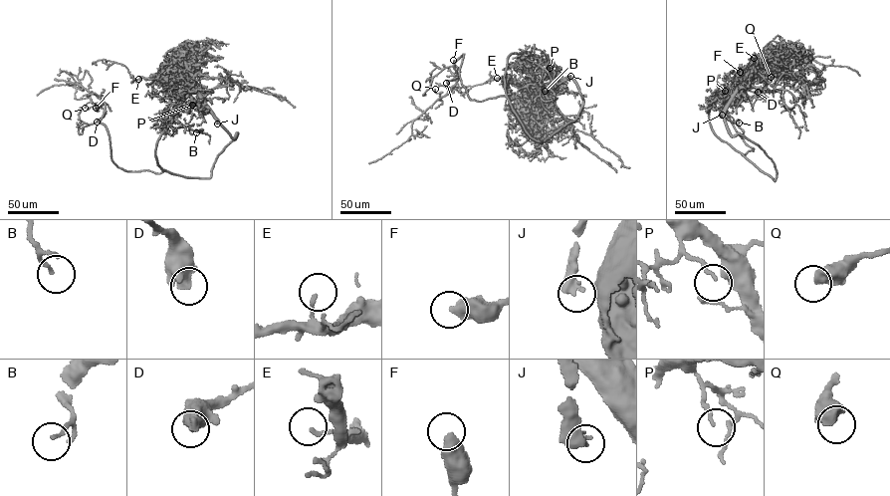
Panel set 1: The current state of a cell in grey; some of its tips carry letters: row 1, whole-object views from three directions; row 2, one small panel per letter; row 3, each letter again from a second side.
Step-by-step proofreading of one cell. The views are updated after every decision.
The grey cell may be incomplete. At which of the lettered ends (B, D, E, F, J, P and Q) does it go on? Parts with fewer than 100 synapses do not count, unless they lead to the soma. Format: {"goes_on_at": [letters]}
{"goes_on_at": ["J"]}

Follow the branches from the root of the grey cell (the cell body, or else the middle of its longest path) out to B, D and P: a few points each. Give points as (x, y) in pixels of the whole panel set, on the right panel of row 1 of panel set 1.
B: (742, 153), (714, 132), (709, 123), (709, 109), (715, 104), (722, 118), (739, 123)
D: (742, 153), (754, 148), (747, 145), (733, 124), (723, 97), (730, 90), (743, 87), (749, 82), (758, 92)
P: (742, 153), (720, 139), (709, 123), (712, 104), (733, 89), (736, 77), (738, 89), (725, 91)

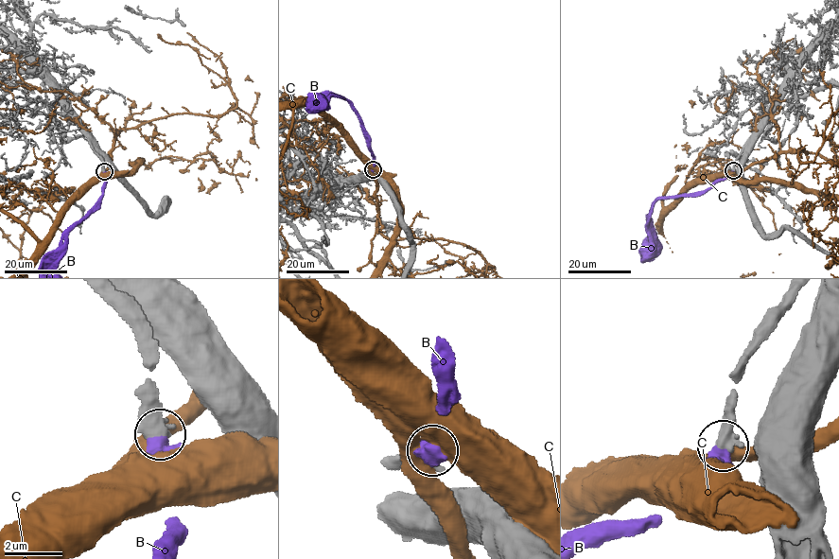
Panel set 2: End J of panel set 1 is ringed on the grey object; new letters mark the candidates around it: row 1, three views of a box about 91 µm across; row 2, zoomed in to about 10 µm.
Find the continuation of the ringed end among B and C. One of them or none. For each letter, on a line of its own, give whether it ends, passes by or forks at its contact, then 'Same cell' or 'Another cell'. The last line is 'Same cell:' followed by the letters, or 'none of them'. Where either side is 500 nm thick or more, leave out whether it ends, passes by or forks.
B: Same cell
C: Another cell
Same cell: B

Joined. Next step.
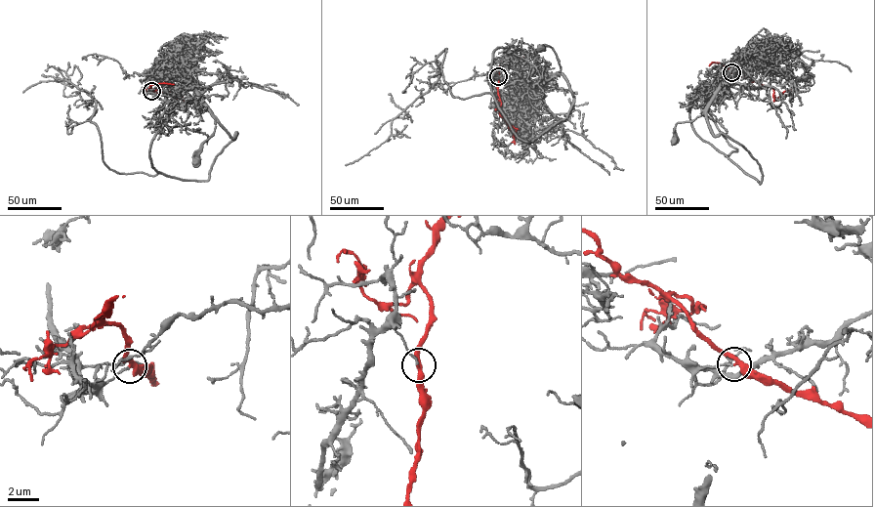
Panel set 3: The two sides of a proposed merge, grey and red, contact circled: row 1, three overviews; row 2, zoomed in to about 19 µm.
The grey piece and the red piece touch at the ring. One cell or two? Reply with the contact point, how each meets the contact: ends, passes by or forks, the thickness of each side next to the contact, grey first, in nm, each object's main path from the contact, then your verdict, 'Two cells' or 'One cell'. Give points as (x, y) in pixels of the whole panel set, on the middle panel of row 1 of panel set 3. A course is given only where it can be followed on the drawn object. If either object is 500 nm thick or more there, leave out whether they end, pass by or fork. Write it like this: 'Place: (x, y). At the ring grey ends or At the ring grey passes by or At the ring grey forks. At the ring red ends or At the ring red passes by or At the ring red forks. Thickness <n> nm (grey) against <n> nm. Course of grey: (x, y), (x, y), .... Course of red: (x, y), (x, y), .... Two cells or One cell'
Place: (498, 76). At the ring grey ends. At the ring red passes by. Thickness 120 nm (grey) against 280 nm. Course of grey: (498, 76), (495, 74), (492, 85), (507, 95), (561, 71), (553, 48), (547, 45), (540, 48). Course of red: (499, 76), (499, 113), (516, 130), (514, 144). Two cells

